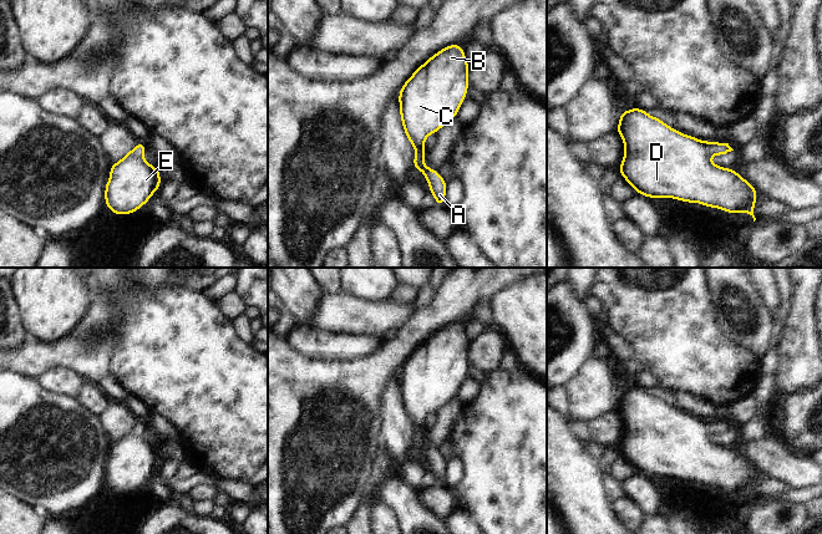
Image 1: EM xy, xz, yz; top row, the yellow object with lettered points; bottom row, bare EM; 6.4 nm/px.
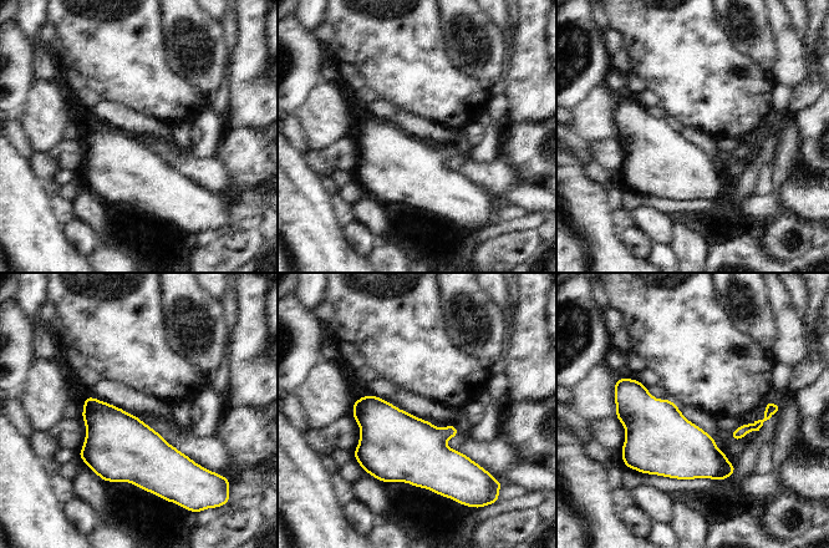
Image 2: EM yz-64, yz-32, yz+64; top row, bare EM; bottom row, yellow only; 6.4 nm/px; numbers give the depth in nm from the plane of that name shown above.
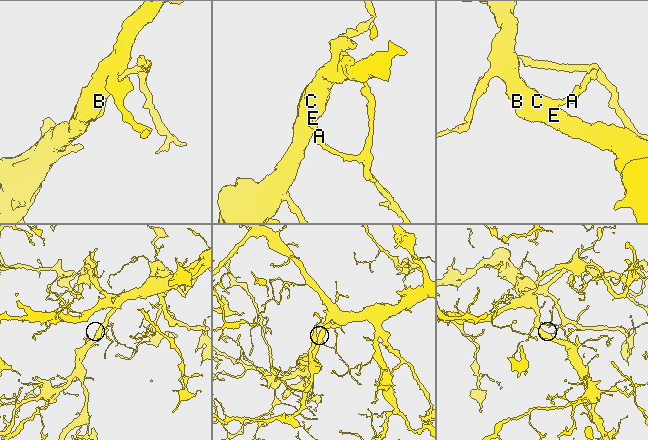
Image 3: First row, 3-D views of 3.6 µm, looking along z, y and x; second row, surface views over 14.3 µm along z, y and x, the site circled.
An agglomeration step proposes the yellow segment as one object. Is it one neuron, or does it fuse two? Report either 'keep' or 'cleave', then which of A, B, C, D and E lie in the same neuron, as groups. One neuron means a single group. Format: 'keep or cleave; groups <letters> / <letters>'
keep; groups A B C D E

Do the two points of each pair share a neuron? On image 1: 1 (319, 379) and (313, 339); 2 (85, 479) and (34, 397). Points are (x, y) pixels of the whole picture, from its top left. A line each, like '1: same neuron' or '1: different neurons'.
1: different neurons
2: same neuron

